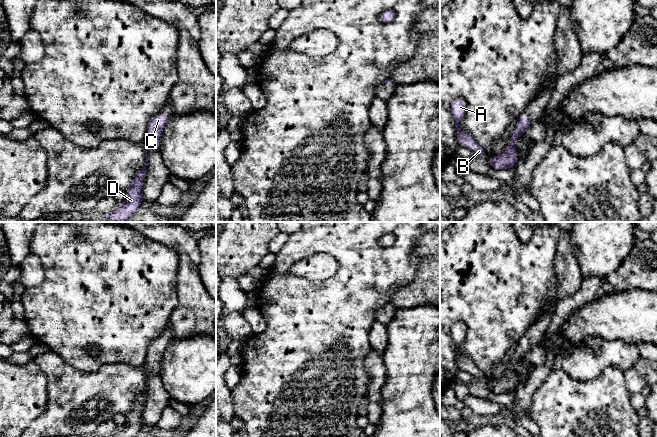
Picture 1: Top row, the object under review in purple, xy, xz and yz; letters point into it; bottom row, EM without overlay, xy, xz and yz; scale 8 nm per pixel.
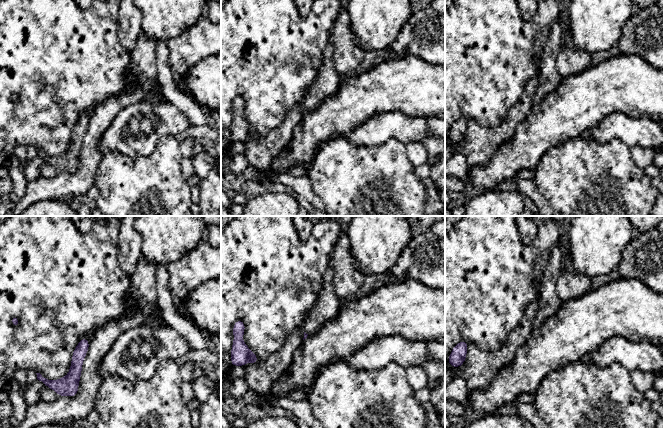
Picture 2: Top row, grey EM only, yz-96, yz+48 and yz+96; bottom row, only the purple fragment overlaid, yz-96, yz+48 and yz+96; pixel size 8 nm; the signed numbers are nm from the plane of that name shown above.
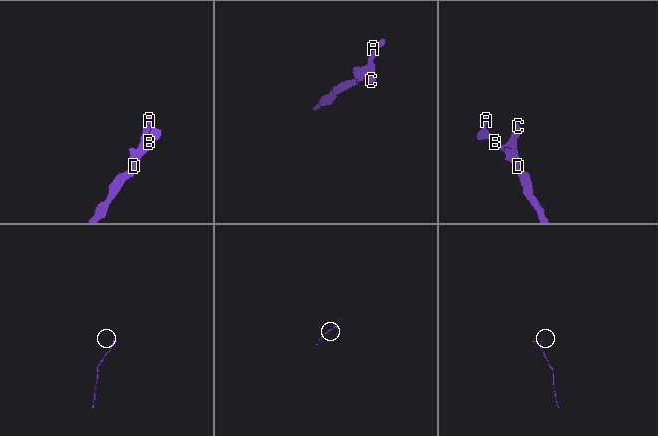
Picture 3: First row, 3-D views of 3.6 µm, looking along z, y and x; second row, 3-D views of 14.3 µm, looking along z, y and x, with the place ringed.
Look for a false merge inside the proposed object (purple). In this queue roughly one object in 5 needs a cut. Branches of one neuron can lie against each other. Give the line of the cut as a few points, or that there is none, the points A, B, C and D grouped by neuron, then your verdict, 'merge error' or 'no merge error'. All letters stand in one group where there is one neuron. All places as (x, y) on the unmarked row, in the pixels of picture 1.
no cut; A B C D; no merge error

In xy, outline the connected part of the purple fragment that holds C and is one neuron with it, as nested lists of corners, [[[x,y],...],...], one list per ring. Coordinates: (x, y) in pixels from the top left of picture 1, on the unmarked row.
[[[157,338],[149,346],[147,356],[145,359],[146,369],[142,368],[145,372],[146,385],[145,390],[137,397],[133,402],[129,412],[126,415],[126,423],[122,428],[110,437],[135,437],[139,431],[141,431],[142,422],[142,408],[146,399],[146,389],[147,389],[147,372],[152,373],[160,372],[160,363],[164,354],[164,351],[169,344],[170,340],[166,338]]]

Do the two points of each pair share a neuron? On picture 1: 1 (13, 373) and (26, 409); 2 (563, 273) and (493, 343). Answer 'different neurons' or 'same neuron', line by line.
1: same neuron
2: different neurons

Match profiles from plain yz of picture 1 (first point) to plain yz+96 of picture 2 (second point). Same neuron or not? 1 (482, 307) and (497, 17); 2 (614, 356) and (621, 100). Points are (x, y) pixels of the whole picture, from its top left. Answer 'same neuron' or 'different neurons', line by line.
1: same neuron
2: different neurons

